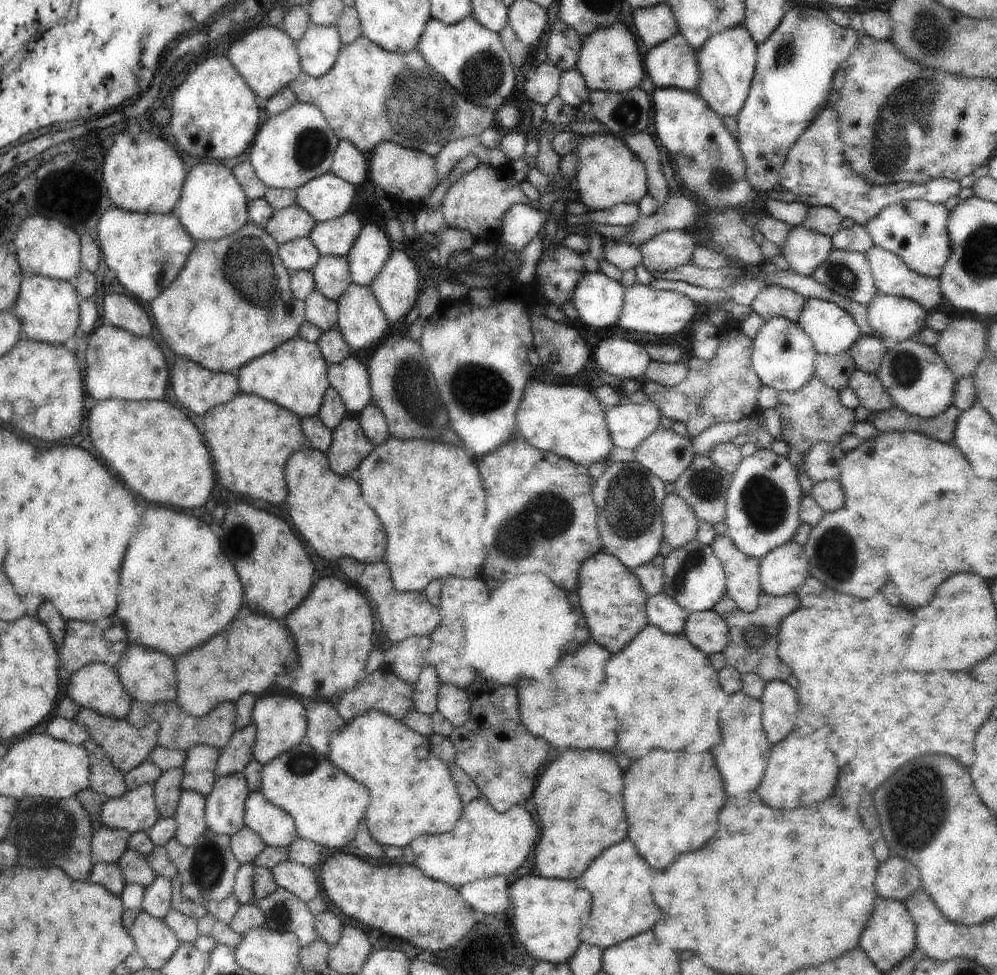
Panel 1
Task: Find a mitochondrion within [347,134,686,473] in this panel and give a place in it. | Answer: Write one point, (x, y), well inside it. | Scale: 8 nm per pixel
(410, 383)

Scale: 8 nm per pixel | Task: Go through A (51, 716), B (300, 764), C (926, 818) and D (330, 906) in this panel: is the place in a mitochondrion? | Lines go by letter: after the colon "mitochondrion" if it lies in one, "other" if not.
A: other
B: mitochondrion
C: mitochondrion
D: other

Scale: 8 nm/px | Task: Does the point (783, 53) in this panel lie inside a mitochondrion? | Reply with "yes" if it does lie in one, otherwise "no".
yes

